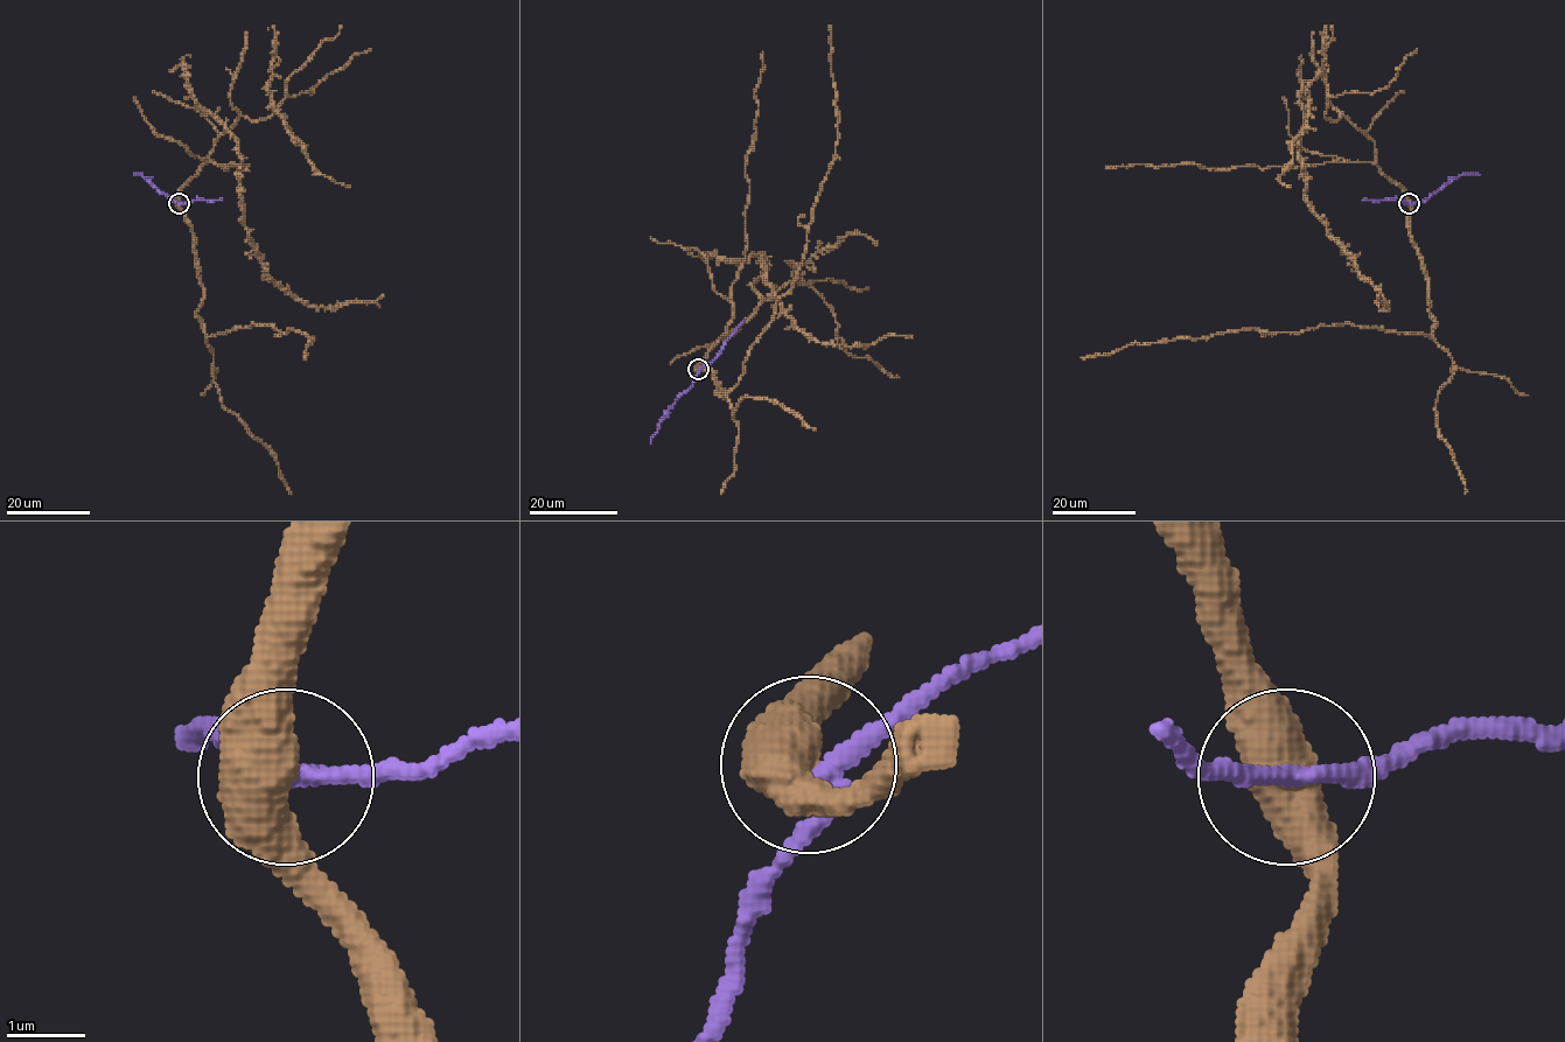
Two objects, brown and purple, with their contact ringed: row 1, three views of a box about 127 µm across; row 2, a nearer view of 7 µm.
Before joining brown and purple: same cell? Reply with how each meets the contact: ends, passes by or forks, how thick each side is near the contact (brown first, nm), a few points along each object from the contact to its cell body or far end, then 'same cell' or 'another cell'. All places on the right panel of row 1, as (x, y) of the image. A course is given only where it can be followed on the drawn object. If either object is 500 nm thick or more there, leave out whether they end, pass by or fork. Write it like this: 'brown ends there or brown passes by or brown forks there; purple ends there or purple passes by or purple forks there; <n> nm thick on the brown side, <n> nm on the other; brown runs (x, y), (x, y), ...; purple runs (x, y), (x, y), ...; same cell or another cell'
550 nm thick on the brown side, 200 nm on the other; brown runs (1409, 203), (1413, 245), (1429, 284), (1430, 336), (1345, 323), (1299, 333), (1245, 328), (1131, 343), (1081, 358); purple runs (1409, 203), (1424, 202), (1461, 174), (1480, 175); another cell

